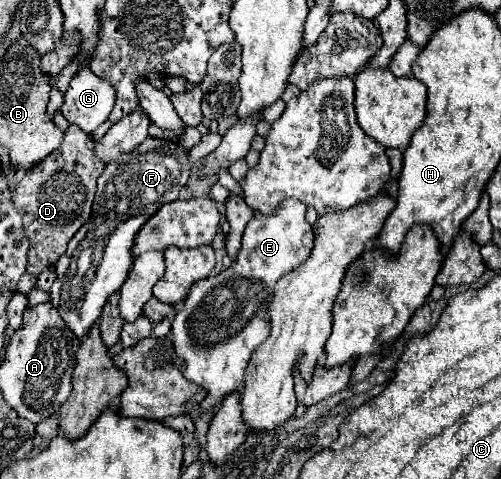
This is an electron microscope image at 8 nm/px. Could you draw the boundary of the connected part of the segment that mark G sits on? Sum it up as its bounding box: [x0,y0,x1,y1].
[62,67,114,133]

